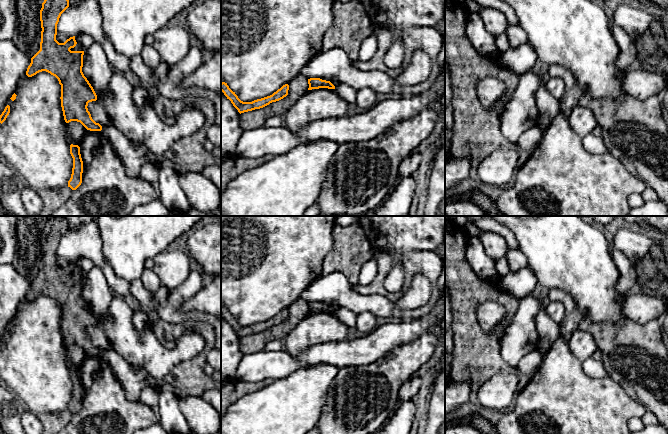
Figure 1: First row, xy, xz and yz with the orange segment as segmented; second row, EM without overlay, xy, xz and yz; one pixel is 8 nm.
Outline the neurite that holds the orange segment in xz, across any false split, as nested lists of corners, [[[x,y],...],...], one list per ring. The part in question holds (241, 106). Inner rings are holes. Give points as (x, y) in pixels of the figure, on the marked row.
[[[225,82],[221,83],[221,91],[224,93],[227,99],[231,101],[233,106],[238,110],[240,114],[244,112],[252,111],[255,109],[263,108],[272,102],[281,100],[288,95],[288,90],[289,90],[289,85],[285,84],[270,96],[257,99],[252,102],[243,102],[238,98],[235,92],[233,92],[229,88],[227,83]]]

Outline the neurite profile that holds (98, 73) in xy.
[[[94,42],[83,55],[82,72],[93,88],[100,93],[109,94],[109,82],[113,70],[105,63],[102,47]]]

